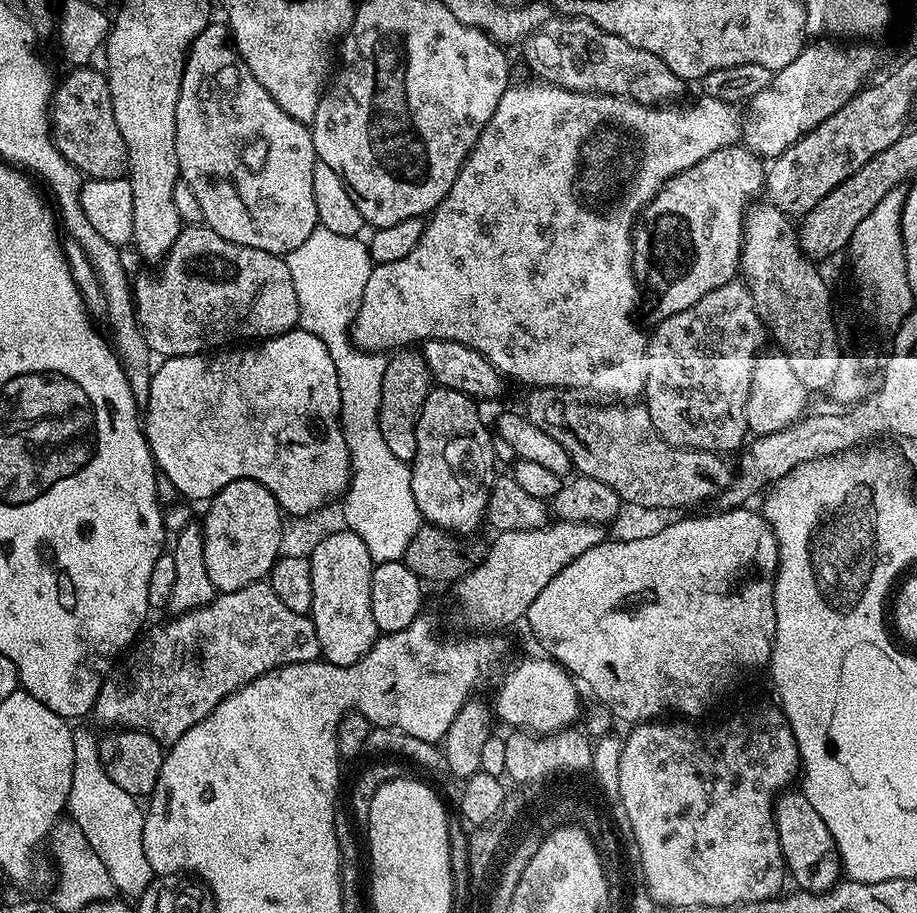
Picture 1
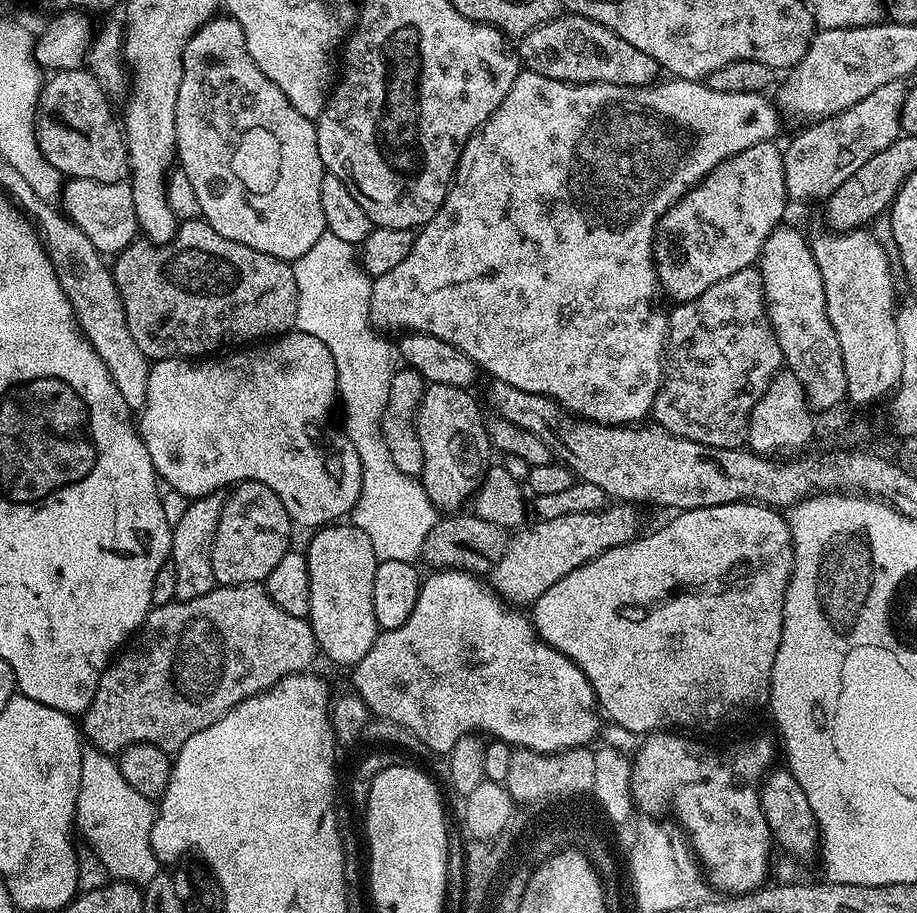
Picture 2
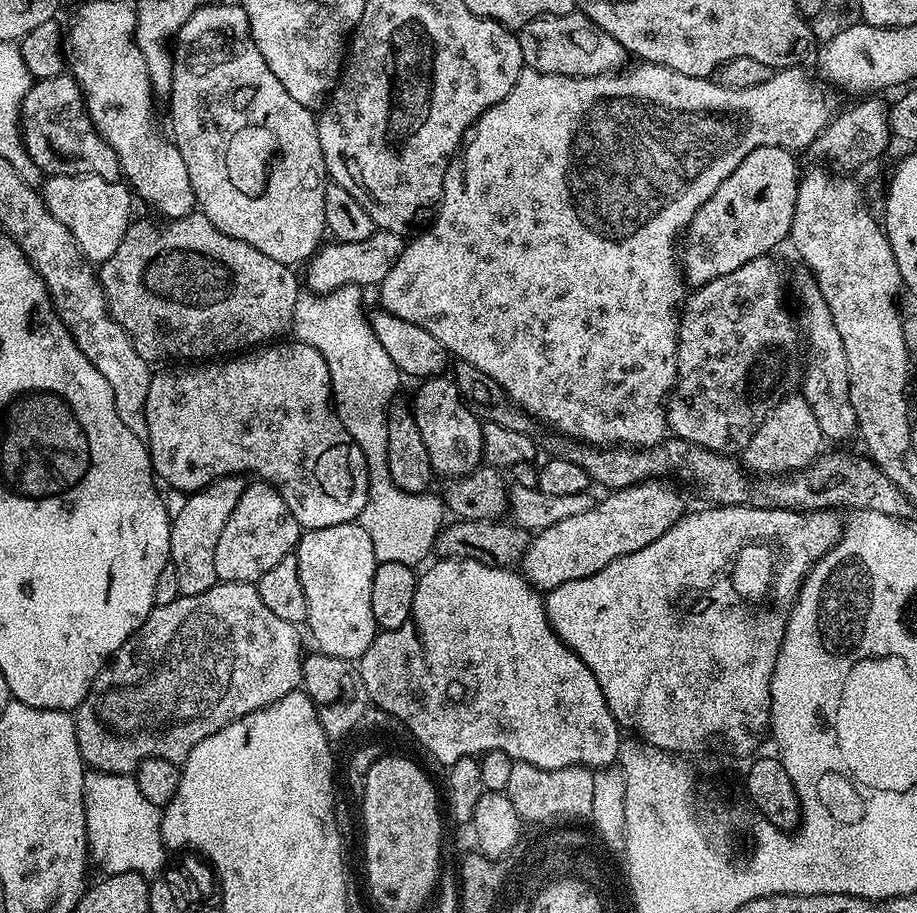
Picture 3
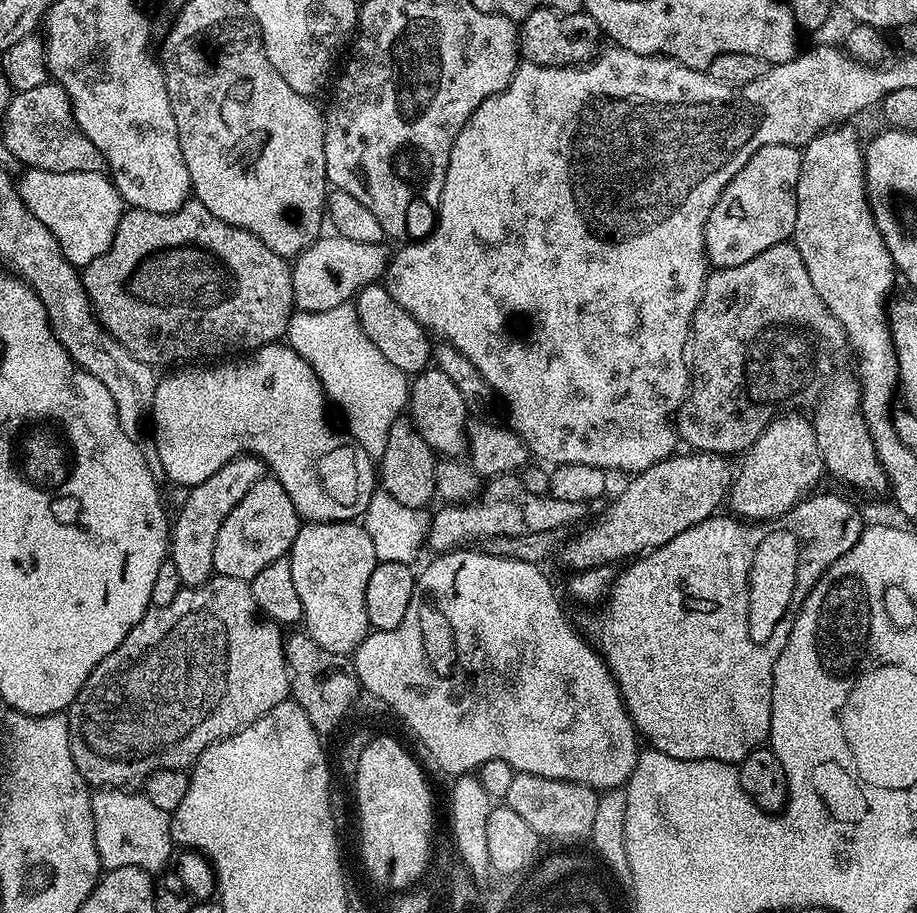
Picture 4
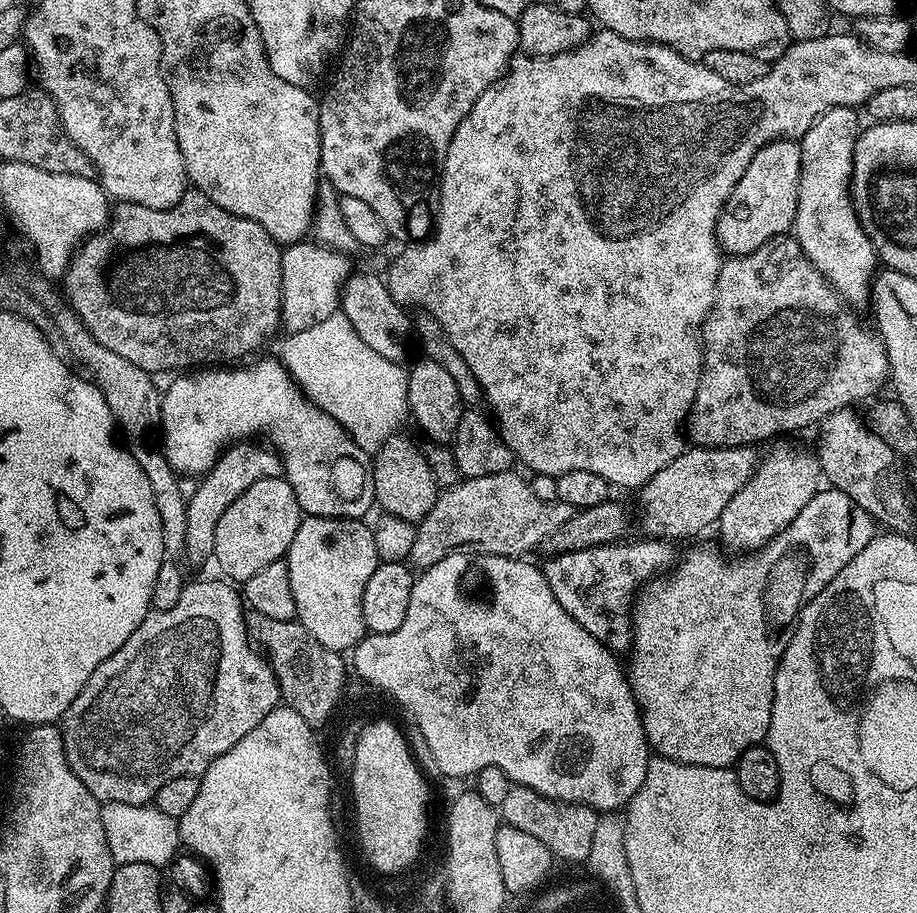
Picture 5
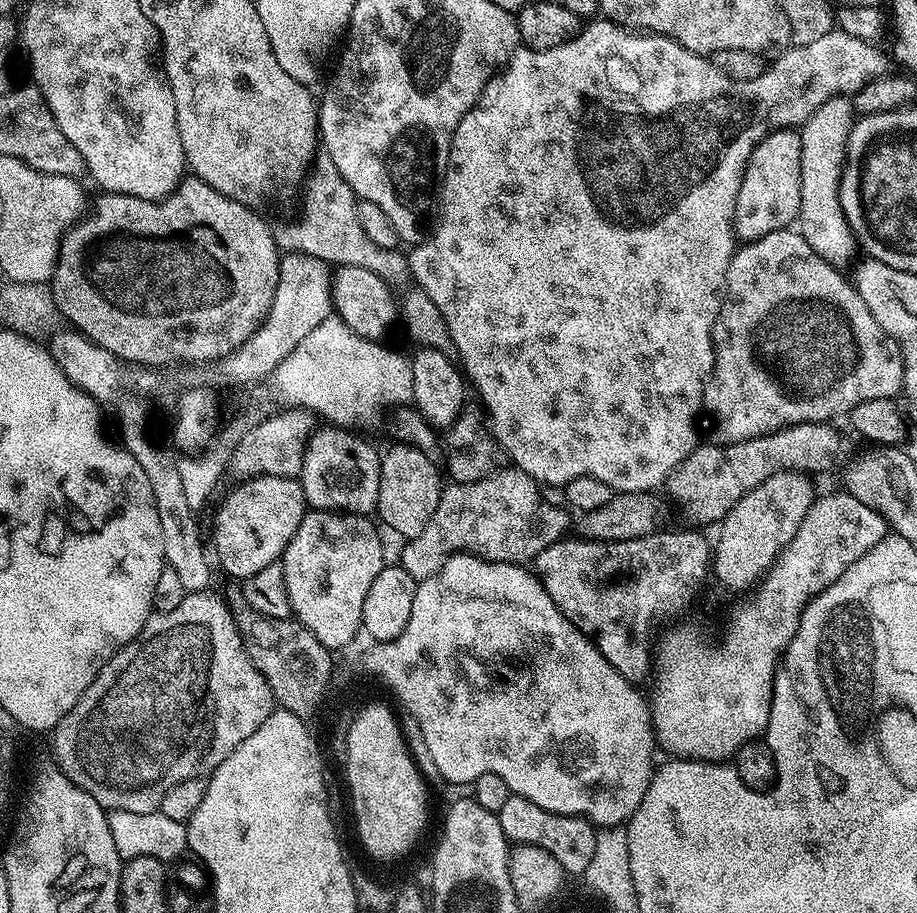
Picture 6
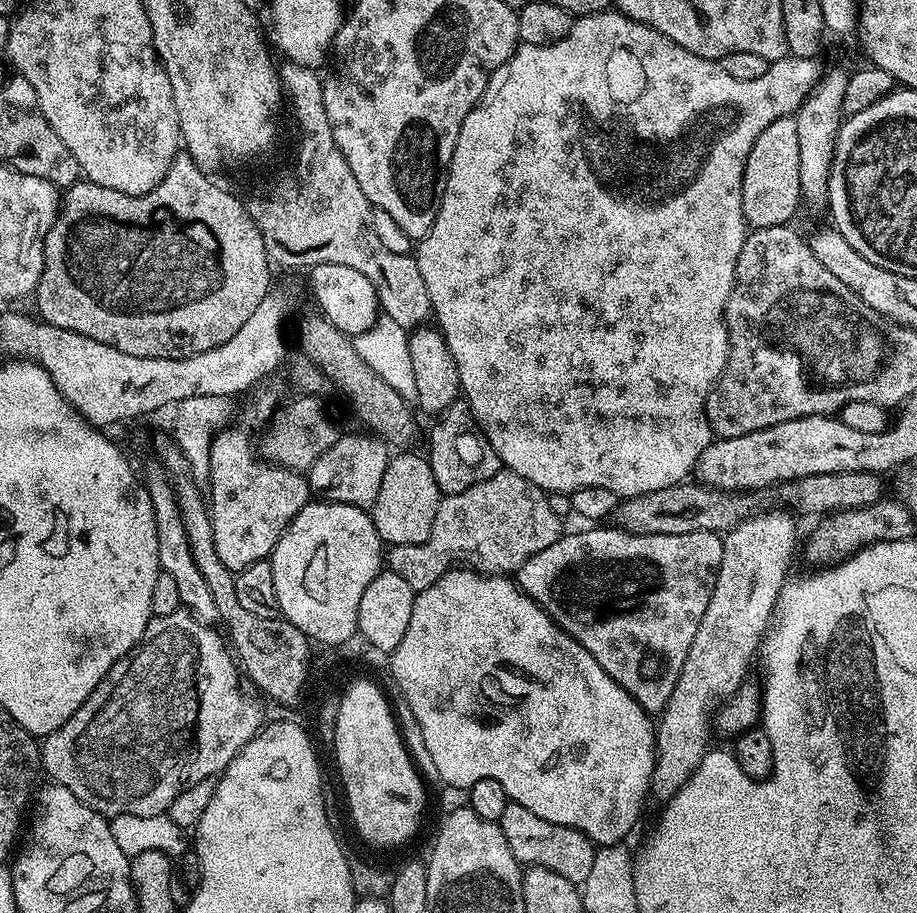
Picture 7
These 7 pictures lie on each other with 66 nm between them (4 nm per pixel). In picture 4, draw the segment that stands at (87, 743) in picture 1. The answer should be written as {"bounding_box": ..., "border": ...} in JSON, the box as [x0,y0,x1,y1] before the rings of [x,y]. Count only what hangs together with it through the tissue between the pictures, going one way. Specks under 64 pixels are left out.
{"bounding_box":[90,788,174,874],"border":[[[102,788],[93,791],[90,796],[90,840],[94,845],[94,856],[100,859],[101,869],[118,866],[138,866],[153,874],[160,874],[169,867],[173,859],[174,841],[172,839],[172,822],[169,813],[158,810],[139,791],[122,788]]]}

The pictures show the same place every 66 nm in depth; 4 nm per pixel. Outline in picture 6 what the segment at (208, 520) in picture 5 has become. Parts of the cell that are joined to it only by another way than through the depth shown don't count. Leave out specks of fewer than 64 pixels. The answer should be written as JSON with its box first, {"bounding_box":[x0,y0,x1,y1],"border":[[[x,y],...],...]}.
{"bounding_box":[228,407,318,482],"border":[[[287,407],[275,412],[270,418],[258,422],[250,430],[240,435],[238,446],[234,446],[228,458],[228,468],[243,482],[253,476],[277,476],[278,478],[299,477],[302,468],[302,458],[312,433],[317,431],[318,420],[307,408]]]}

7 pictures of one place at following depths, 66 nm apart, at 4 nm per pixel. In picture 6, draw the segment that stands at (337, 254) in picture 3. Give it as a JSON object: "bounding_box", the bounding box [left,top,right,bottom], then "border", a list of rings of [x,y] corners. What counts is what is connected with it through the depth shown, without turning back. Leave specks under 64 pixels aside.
{"bounding_box":[180,252,333,389],"border":[[[297,252],[283,253],[278,266],[278,286],[274,290],[274,302],[270,306],[268,317],[258,326],[258,330],[254,330],[254,334],[250,334],[250,338],[246,342],[242,342],[242,346],[238,346],[238,350],[226,354],[221,360],[185,367],[181,371],[184,373],[180,376],[181,389],[240,388],[243,384],[255,386],[267,380],[268,375],[278,366],[278,362],[282,362],[286,358],[286,354],[290,354],[290,350],[294,350],[294,346],[298,346],[298,342],[302,342],[302,338],[306,338],[306,334],[310,334],[310,330],[316,329],[322,322],[326,322],[328,316],[333,315],[332,277],[333,273],[330,271],[329,265],[322,263],[318,258],[310,258],[306,254]]]}

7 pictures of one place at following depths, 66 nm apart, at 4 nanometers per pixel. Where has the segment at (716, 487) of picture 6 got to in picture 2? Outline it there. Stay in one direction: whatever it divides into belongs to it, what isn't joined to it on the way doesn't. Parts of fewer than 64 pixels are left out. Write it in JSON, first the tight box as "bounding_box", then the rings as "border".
{"bounding_box":[490,502,641,606],"border":[[[616,502],[611,506],[605,506],[599,512],[537,519],[533,528],[517,531],[490,571],[490,586],[496,595],[513,606],[531,606],[558,582],[558,578],[566,578],[570,570],[578,570],[578,566],[586,566],[586,562],[598,558],[598,554],[635,540],[641,531],[640,516],[636,513],[639,511],[626,503]]]}

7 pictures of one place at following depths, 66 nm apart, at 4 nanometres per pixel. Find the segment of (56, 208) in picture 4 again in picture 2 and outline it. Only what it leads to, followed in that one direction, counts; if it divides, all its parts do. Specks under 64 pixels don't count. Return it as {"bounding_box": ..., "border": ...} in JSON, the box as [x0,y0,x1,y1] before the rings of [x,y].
{"bounding_box":[62,179,138,254],"border":[[[69,179],[62,193],[62,211],[90,238],[102,254],[118,254],[127,244],[137,239],[138,229],[134,214],[134,194],[131,183],[94,182]]]}

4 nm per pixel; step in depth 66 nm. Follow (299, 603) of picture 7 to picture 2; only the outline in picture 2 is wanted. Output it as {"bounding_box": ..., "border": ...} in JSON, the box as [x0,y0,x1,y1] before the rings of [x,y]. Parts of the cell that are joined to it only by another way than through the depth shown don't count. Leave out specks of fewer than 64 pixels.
{"bounding_box":[306,522,378,666],"border":[[[337,522],[327,525],[319,530],[311,533],[312,541],[306,547],[306,555],[308,557],[308,569],[310,570],[310,610],[307,619],[312,626],[312,633],[316,639],[316,647],[321,653],[324,652],[336,664],[348,664],[354,666],[362,658],[366,658],[366,654],[370,650],[370,646],[374,646],[378,629],[376,627],[376,619],[374,618],[374,570],[377,566],[376,555],[374,554],[374,546],[370,546],[370,538],[366,538],[366,534],[362,534],[362,530],[358,530],[351,522]]]}

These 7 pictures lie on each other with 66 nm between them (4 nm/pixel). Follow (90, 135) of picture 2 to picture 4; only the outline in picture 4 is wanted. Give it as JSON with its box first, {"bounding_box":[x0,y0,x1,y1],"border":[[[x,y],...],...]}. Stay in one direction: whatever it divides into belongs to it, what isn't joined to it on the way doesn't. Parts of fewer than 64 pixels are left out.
{"bounding_box":[2,82,106,172],"border":[[[55,82],[35,86],[32,90],[16,92],[2,113],[4,140],[2,146],[18,158],[21,165],[47,172],[104,172],[106,165],[98,146],[82,134],[72,113],[72,103]]]}

